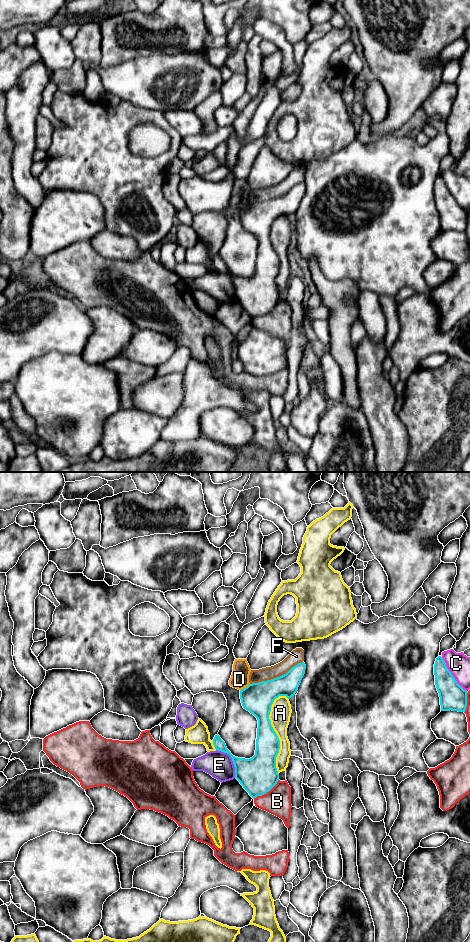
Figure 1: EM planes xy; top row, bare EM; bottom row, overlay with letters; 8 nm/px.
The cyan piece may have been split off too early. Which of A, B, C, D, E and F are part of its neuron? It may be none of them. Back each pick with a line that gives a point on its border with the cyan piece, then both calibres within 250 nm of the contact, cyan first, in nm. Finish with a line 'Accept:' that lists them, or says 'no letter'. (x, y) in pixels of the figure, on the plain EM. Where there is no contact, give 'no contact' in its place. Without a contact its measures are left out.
Accept: no letter

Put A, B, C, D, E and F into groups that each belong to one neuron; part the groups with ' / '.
A / B / C / D / E / F

